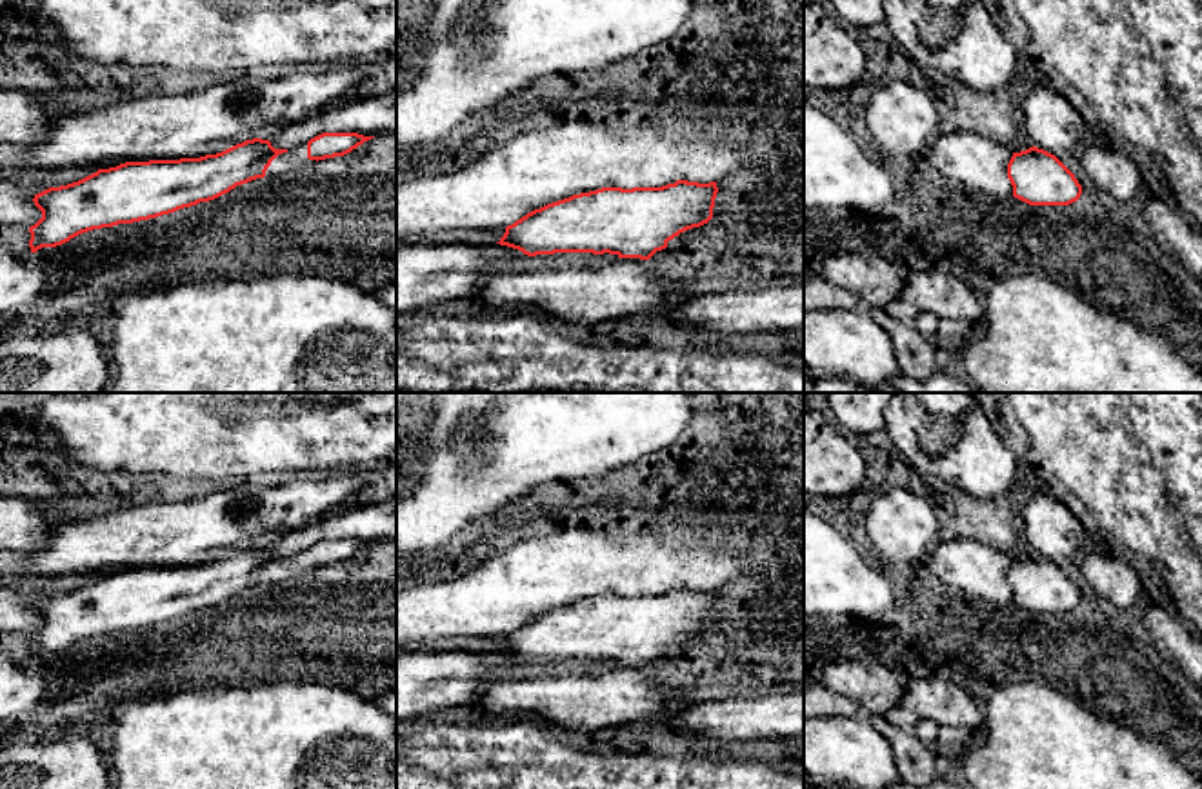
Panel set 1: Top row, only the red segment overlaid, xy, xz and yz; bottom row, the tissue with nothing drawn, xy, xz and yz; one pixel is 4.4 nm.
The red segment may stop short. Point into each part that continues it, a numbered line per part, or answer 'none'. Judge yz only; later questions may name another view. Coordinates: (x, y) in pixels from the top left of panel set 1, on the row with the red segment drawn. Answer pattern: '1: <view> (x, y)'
none

